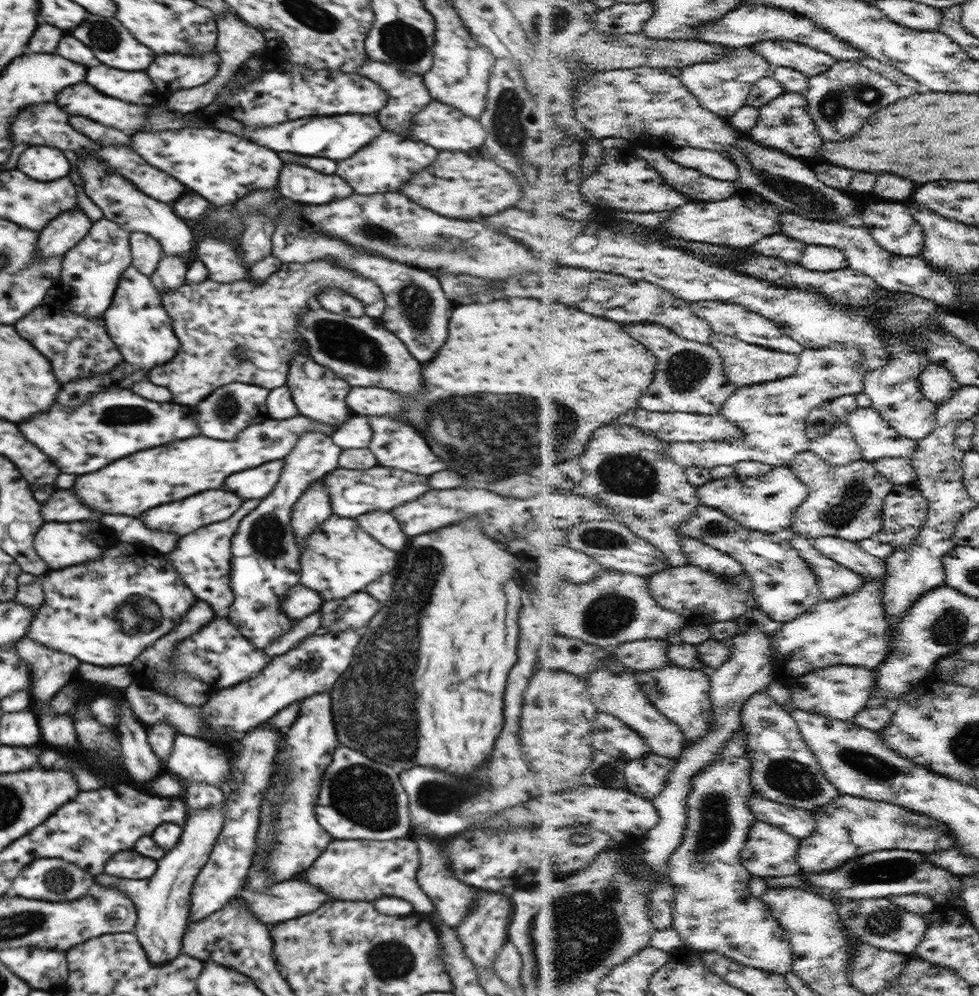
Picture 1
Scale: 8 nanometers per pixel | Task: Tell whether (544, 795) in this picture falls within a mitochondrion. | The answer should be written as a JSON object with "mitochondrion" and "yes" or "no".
{"mitochondrion":"no"}

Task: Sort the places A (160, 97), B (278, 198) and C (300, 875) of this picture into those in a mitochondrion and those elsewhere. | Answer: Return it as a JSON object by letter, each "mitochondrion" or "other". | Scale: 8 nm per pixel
{"A":"other","B":"other","C":"other"}

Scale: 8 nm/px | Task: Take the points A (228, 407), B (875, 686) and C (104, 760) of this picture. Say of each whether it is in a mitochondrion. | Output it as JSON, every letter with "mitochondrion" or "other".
{"A":"mitochondrion","B":"other","C":"mitochondrion"}

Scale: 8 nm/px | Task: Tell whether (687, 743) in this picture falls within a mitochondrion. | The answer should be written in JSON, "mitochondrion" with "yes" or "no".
{"mitochondrion":"no"}

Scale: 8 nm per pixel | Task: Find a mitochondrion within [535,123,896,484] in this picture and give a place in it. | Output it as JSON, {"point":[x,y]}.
{"point":[795,192]}

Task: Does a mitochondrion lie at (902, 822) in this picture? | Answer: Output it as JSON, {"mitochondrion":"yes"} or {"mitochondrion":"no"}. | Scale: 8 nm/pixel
{"mitochondrion":"yes"}

